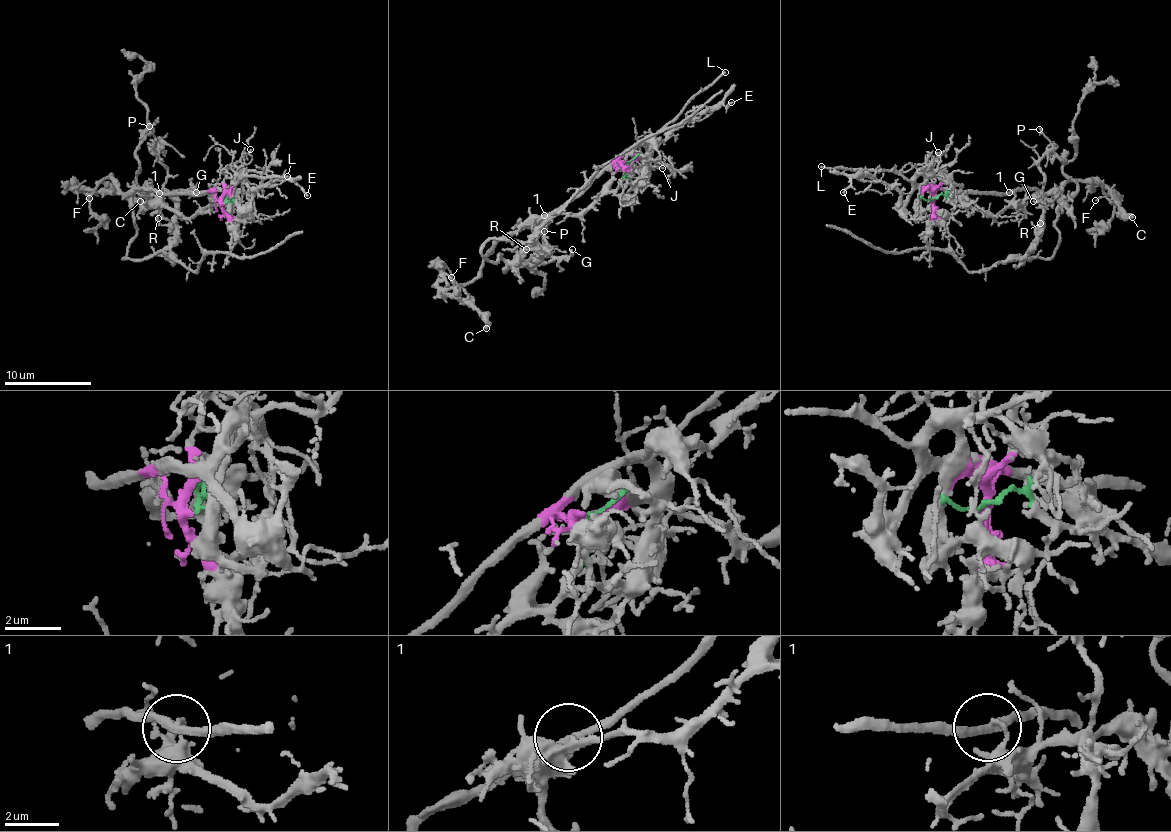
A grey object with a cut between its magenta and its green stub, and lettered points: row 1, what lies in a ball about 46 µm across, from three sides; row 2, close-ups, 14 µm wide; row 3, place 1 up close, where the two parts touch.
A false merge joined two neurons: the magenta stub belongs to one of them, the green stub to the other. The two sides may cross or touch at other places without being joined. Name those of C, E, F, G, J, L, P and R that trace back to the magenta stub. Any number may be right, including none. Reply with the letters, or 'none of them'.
C, E, F, J, L

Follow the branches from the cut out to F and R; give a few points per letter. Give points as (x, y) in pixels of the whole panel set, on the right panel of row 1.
F: (931, 201), (941, 187), (1002, 194), (1031, 187), (1046, 193), (1089, 180), (1104, 193), (1095, 201)
R: (930, 201), (944, 195), (996, 217), (1022, 201), (1038, 199), (1043, 210), (1038, 231), (1041, 222)

